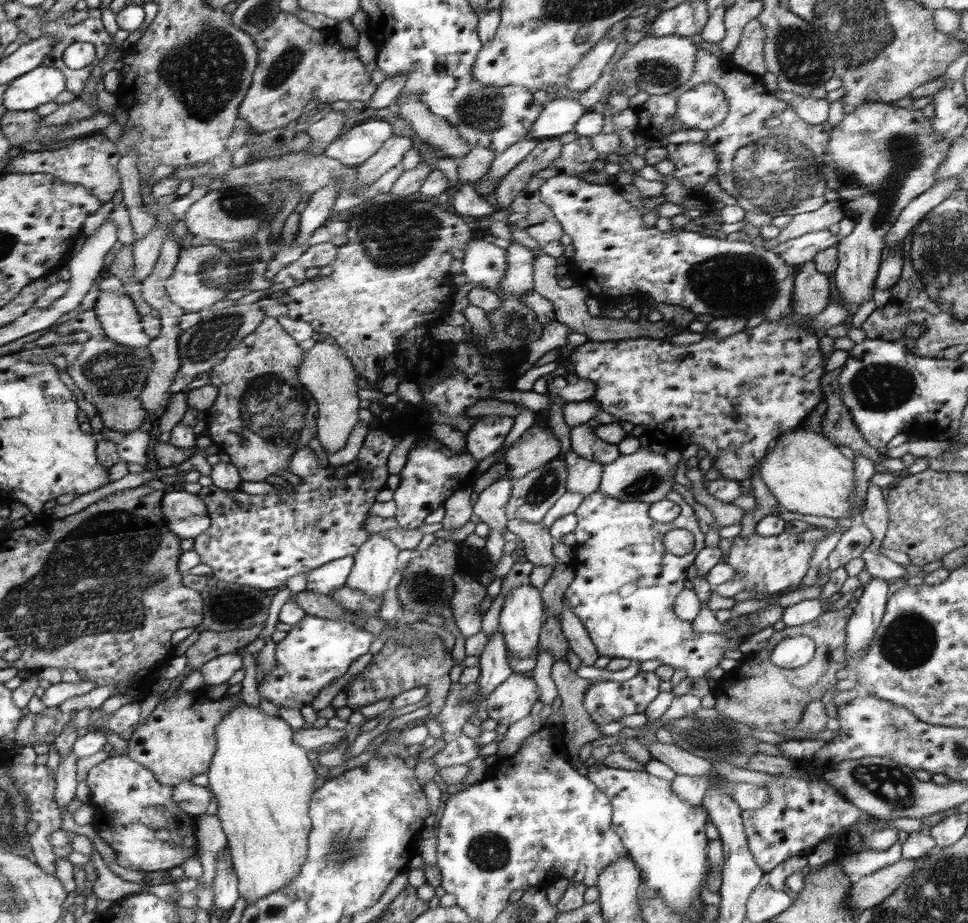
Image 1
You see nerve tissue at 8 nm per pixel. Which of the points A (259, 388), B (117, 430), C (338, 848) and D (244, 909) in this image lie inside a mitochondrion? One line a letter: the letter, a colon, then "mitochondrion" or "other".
A: mitochondrion
B: other
C: mitochondrion
D: other

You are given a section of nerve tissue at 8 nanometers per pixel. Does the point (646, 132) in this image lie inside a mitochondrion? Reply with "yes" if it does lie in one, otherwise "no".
no

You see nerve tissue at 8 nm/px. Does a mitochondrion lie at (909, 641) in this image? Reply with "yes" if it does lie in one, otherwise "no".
yes

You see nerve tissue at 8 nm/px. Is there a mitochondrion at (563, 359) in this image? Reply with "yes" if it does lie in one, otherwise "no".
no

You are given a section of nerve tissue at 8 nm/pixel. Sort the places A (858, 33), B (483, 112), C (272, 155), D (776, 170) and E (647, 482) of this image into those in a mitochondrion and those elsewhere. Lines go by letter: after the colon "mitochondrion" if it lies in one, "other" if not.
A: mitochondrion
B: mitochondrion
C: other
D: mitochondrion
E: mitochondrion

